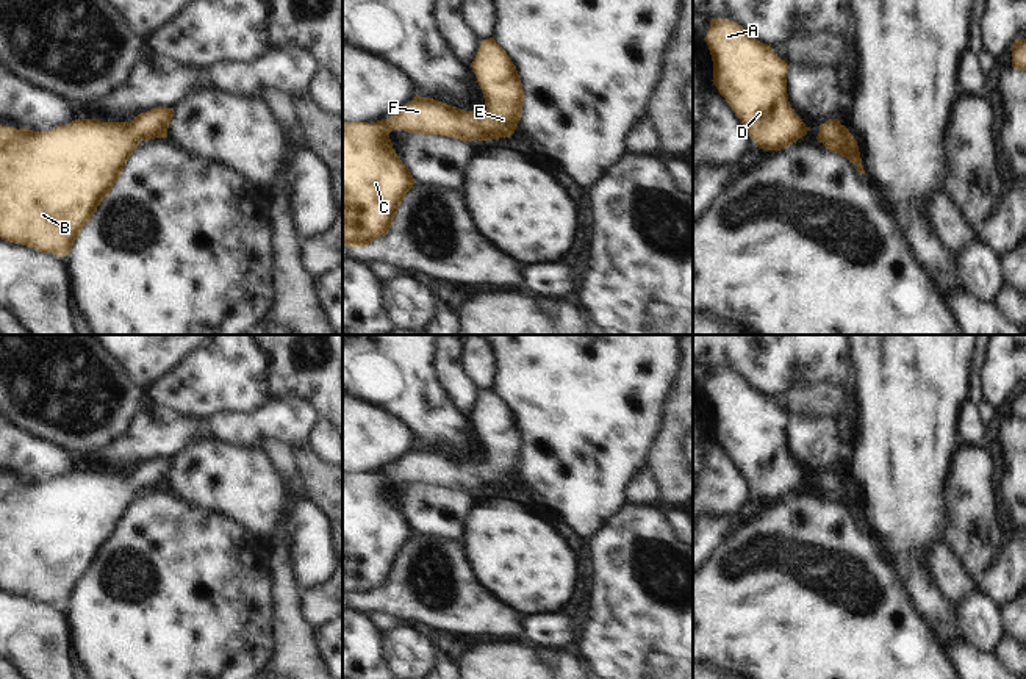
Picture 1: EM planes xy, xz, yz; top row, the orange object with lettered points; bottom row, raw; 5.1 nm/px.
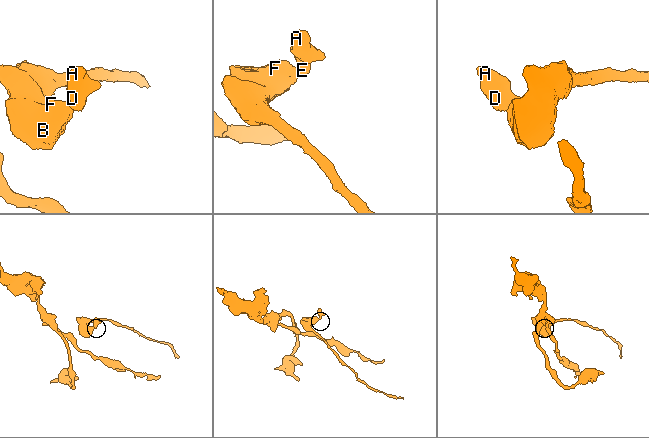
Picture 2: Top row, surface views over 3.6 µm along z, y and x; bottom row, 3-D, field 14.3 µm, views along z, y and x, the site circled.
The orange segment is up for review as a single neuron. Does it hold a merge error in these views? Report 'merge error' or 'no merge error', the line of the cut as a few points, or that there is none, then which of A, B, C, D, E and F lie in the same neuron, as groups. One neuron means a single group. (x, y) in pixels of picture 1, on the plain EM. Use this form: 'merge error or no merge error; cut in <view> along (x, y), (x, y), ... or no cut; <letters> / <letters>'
no merge error; no cut; A B C D E F

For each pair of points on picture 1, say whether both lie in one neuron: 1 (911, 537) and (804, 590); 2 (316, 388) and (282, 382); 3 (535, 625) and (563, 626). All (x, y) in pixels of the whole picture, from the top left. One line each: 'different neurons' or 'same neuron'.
1: different neurons
2: same neuron
3: same neuron

